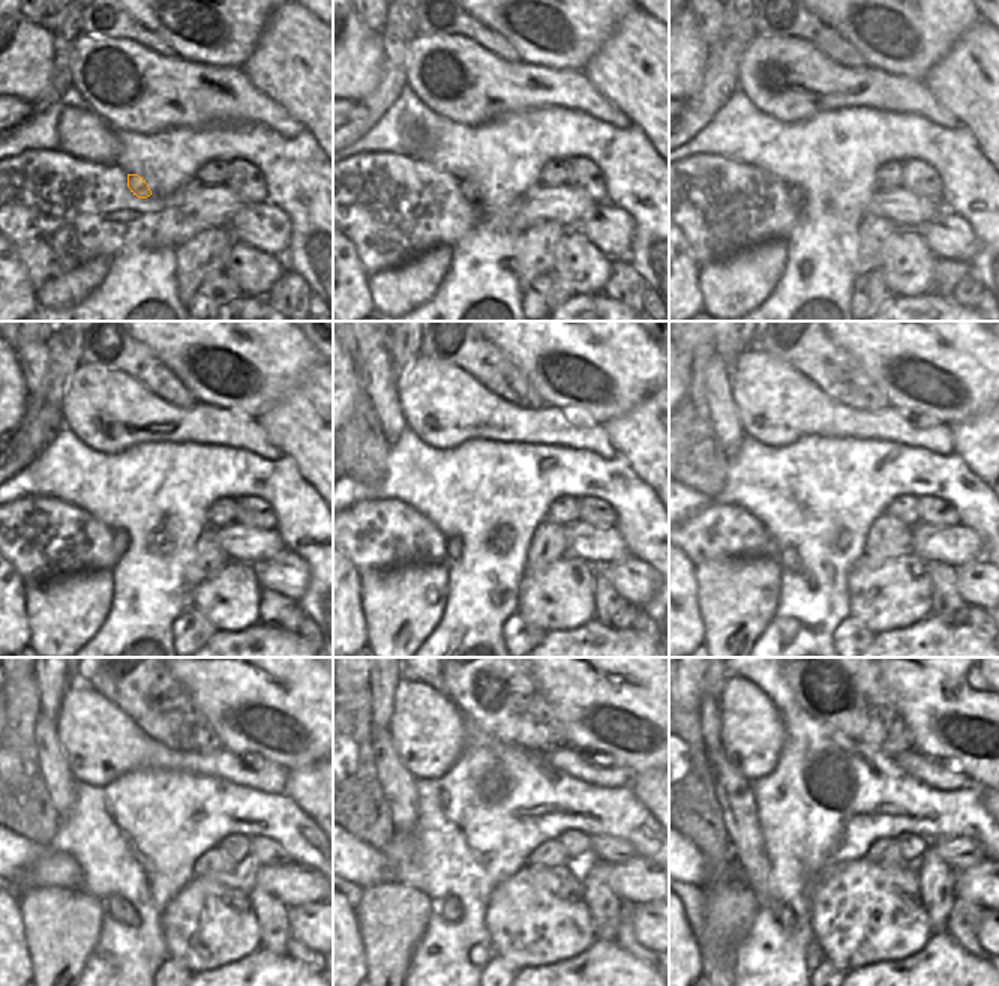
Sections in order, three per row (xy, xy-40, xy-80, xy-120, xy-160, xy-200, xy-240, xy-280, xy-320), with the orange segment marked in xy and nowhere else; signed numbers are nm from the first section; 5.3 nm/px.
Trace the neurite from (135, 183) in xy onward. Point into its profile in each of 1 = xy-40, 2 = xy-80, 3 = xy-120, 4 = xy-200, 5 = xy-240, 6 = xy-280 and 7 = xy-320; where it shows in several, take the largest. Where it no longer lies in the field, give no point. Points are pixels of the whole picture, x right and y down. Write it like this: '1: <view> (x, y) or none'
1: xy-40 (470, 189)
2: xy-80 (797, 192)
3: xy-120 (120, 539)
4: xy-200 (788, 559)
5: xy-240 (119, 908)
6: xy-280 (450, 908)
7: xy-320 (786, 917)

